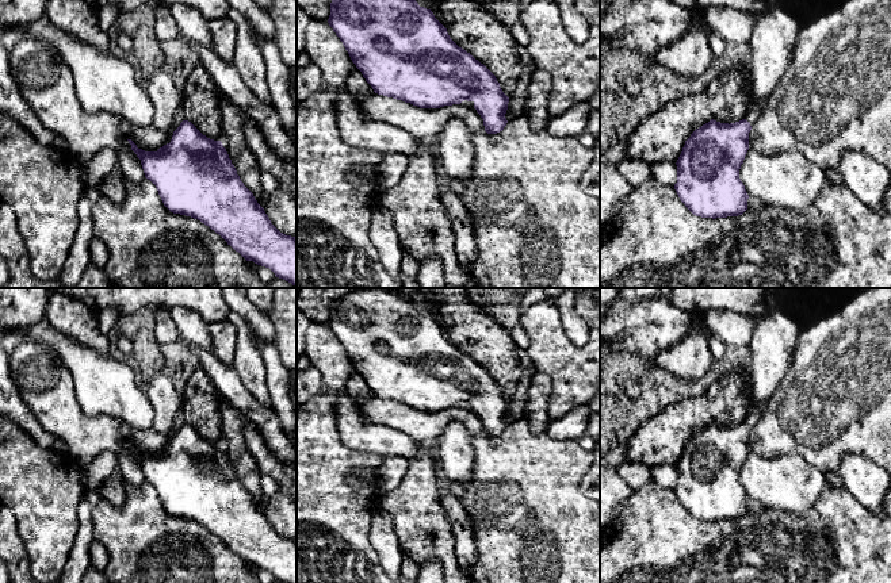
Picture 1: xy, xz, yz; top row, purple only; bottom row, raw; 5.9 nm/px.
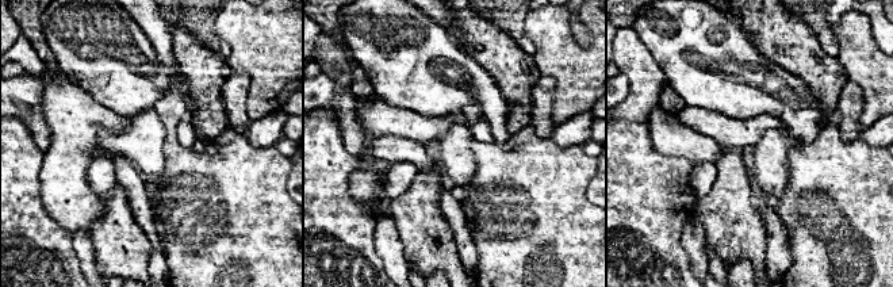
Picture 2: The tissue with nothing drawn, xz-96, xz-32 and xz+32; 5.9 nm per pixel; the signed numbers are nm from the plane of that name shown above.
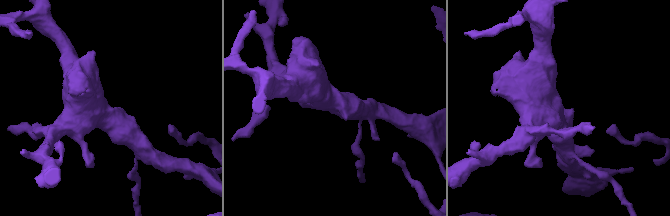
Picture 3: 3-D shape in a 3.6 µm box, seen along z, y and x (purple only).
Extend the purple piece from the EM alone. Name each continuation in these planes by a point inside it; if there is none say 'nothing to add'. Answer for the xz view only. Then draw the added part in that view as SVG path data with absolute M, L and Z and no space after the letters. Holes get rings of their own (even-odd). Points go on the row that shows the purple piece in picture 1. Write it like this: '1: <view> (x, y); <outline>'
nothing to add

